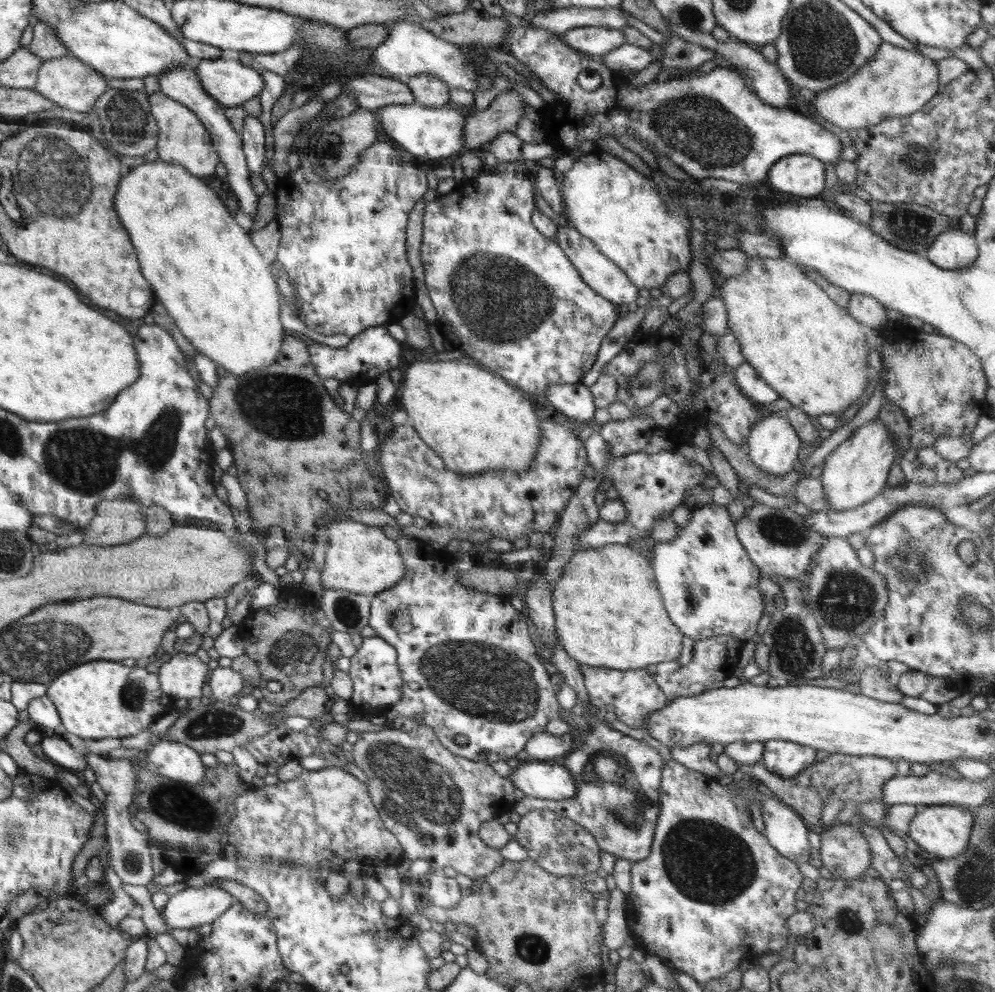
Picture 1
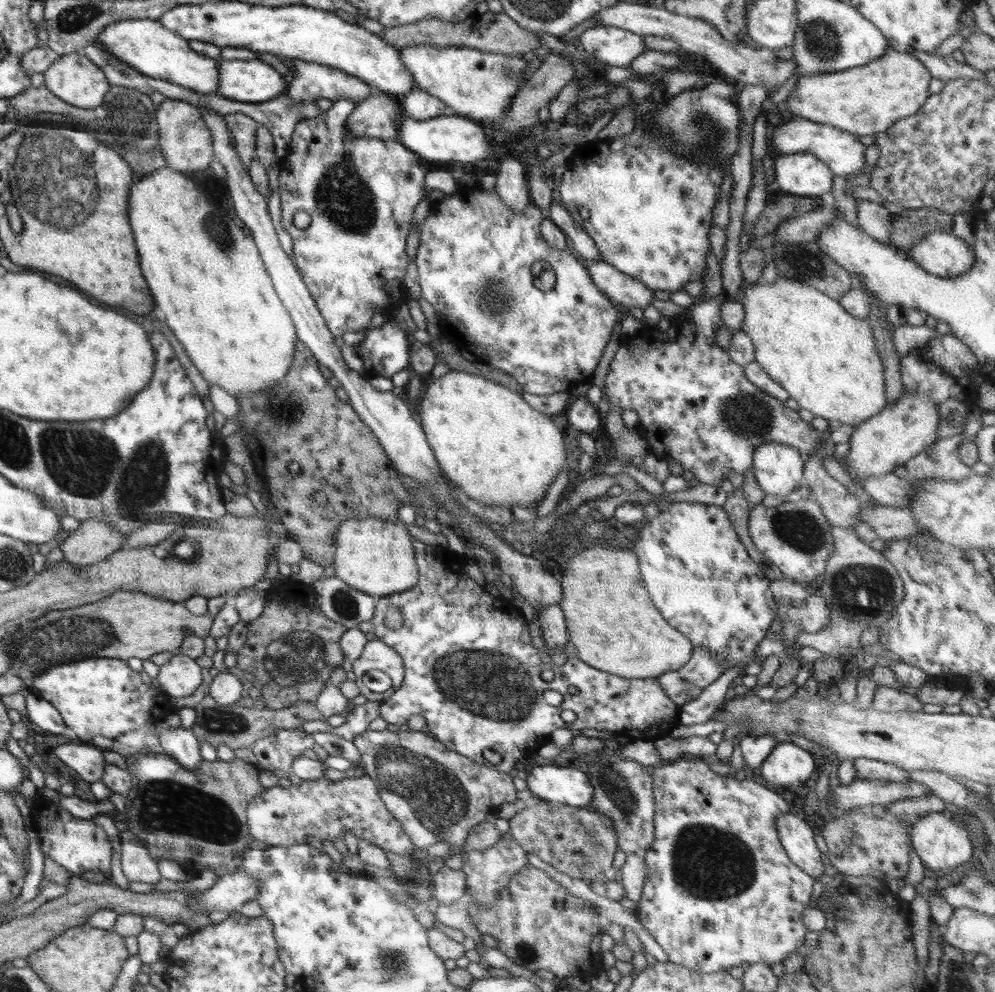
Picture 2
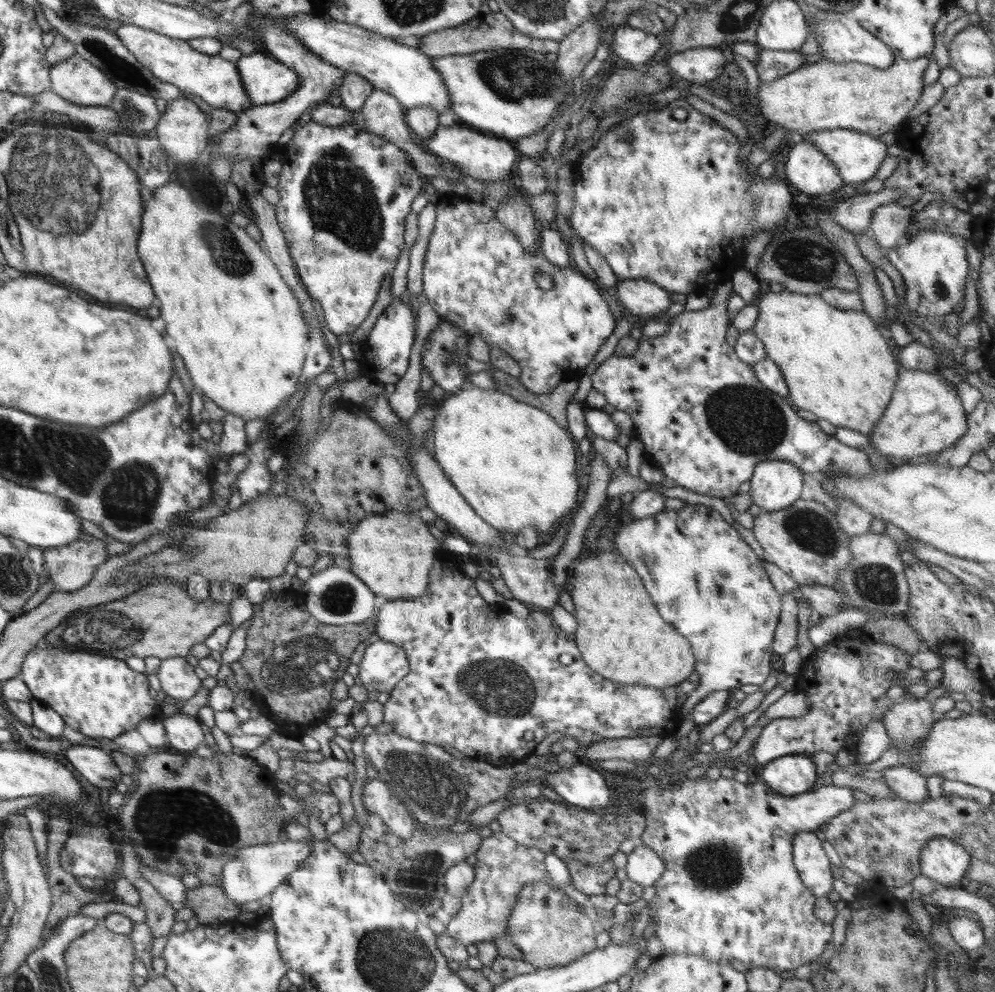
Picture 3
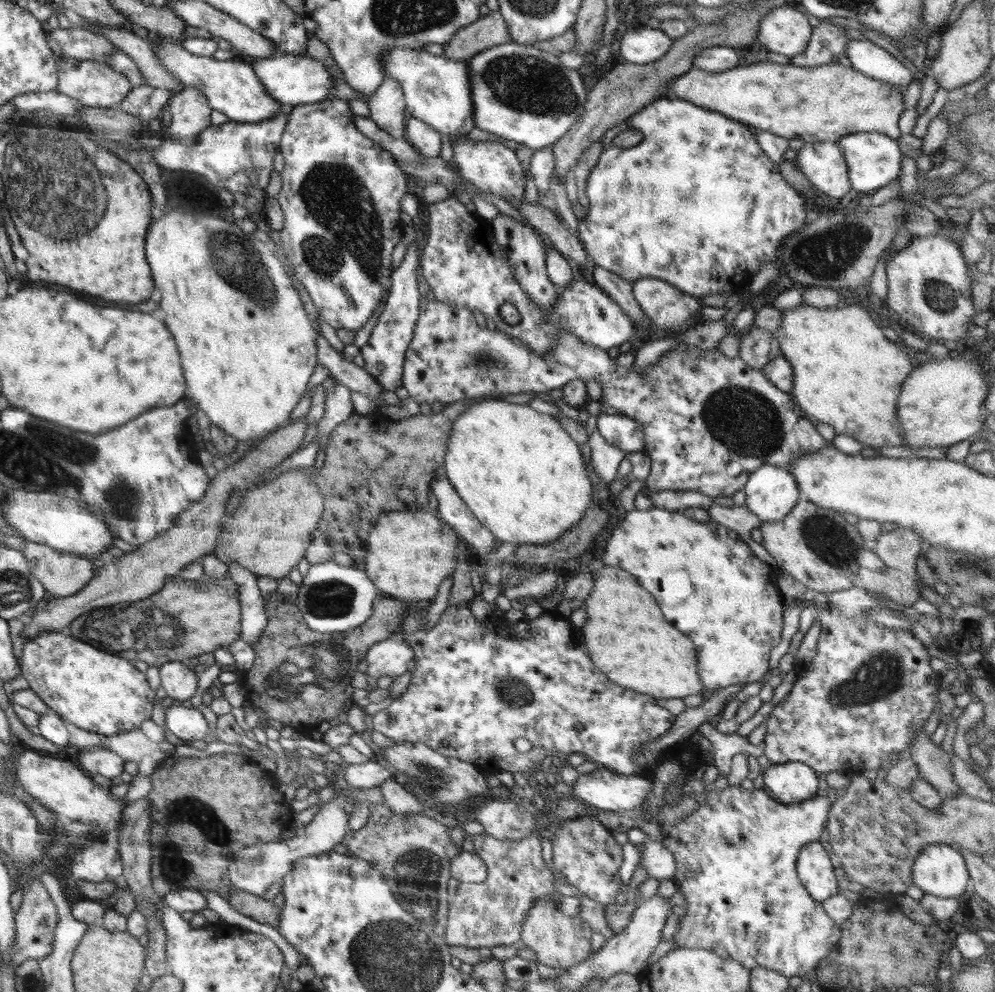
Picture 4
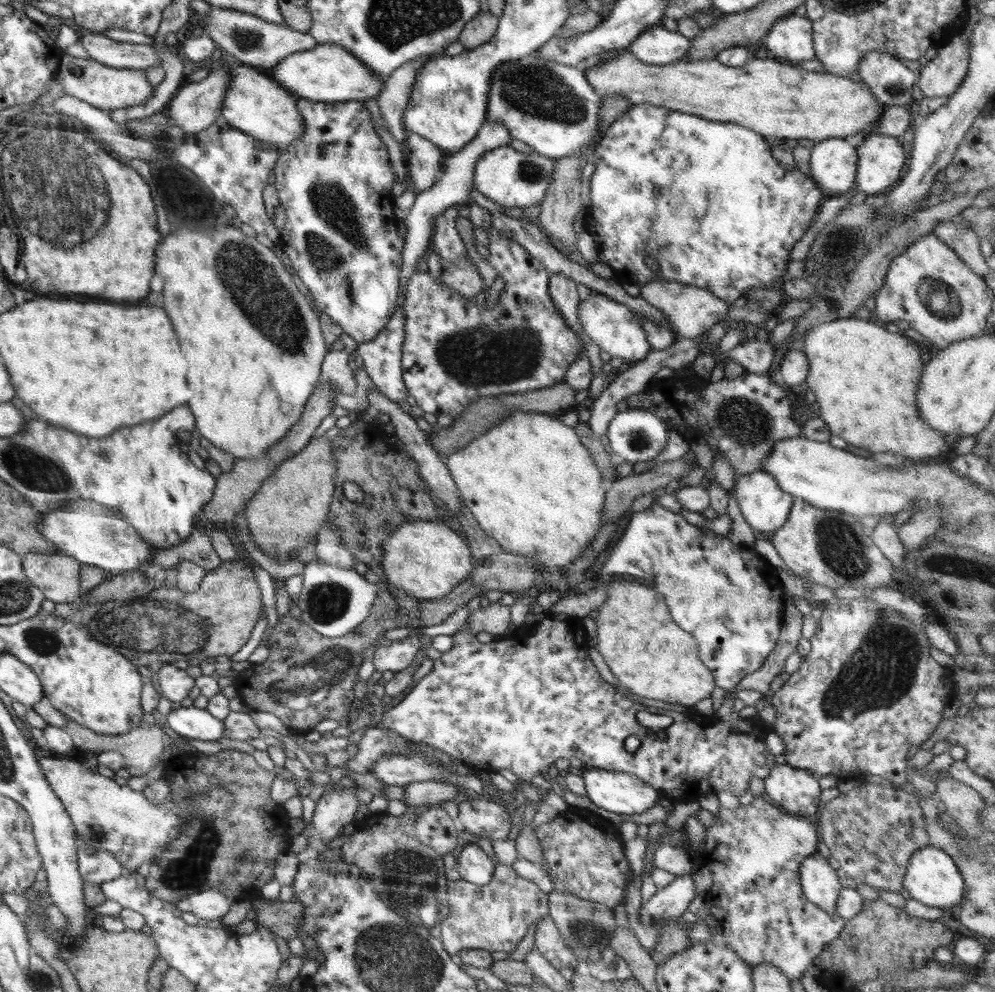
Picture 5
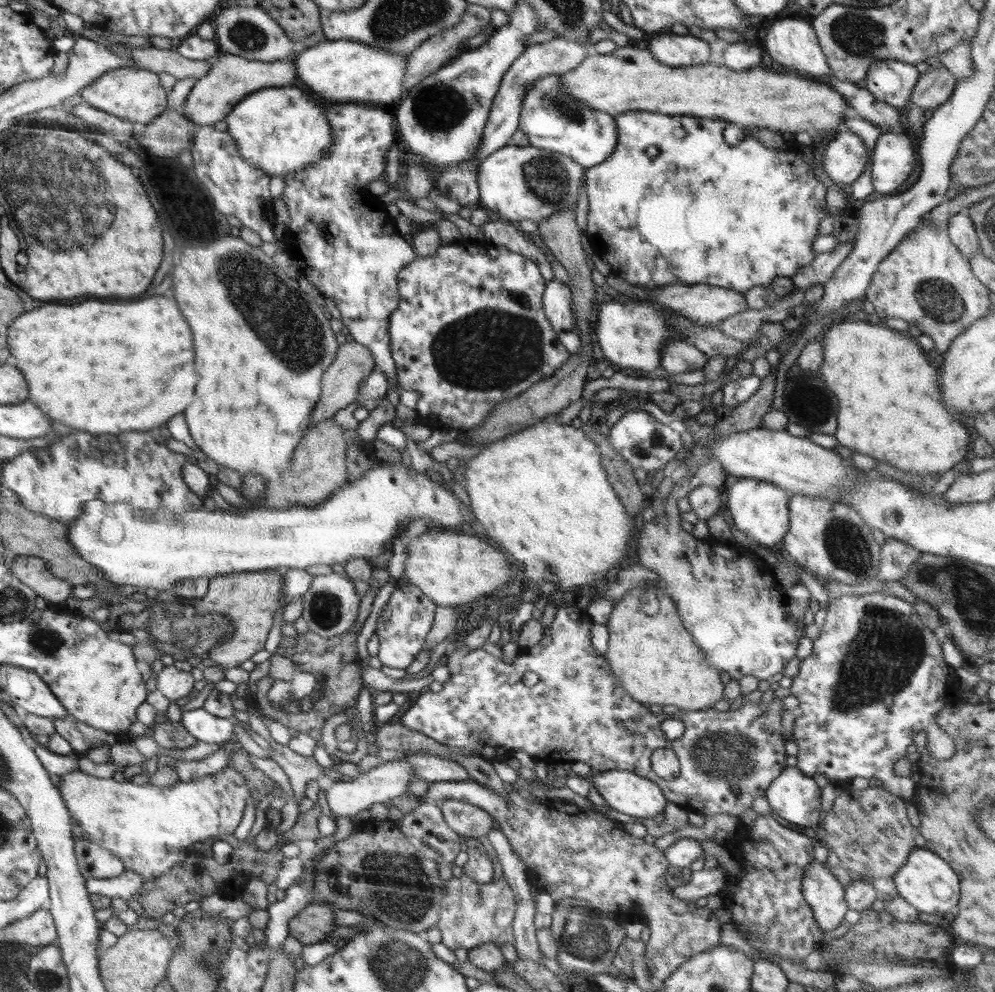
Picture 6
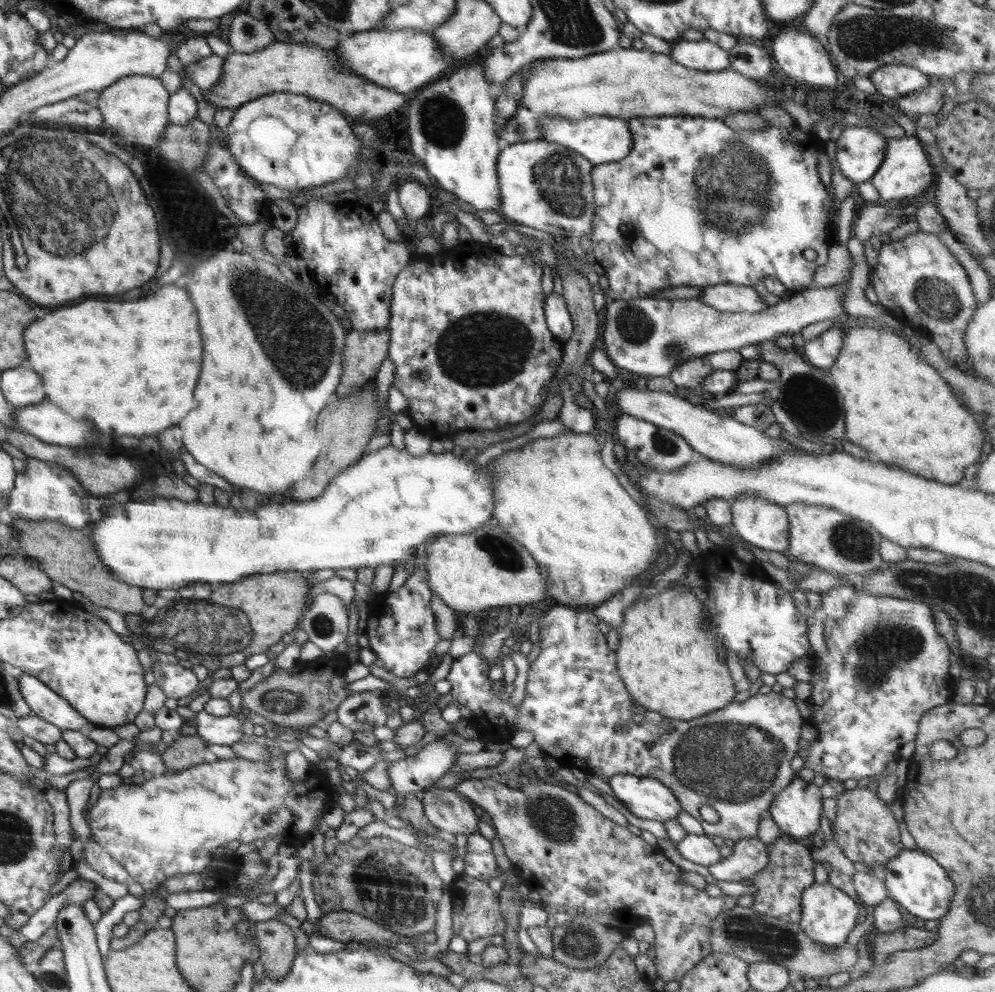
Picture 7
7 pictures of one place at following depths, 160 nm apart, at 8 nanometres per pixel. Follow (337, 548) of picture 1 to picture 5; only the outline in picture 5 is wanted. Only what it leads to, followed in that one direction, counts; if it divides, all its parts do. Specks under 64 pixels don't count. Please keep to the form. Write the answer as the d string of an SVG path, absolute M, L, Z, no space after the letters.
M444 516L442 520L416 519L390 532L383 542L383 557L377 571L382 577L382 585L392 584L418 600L446 597L455 586L475 575L467 542L444 523Z

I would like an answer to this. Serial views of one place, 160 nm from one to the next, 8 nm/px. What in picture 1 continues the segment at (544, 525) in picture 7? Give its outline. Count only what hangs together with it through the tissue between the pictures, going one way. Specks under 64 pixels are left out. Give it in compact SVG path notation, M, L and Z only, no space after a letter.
M421 360L410 365L406 370L406 375L401 378L402 384L402 408L406 410L409 417L409 423L413 425L419 437L425 442L427 447L434 450L434 453L442 460L443 465L456 474L480 474L488 471L512 471L515 473L524 472L531 466L536 464L536 454L538 454L539 443L539 419L534 411L533 402L520 389L514 385L510 385L501 377L497 377L494 373L486 372L480 369L478 365L472 363L467 364L466 360L454 360L452 362L441 362L431 360Z

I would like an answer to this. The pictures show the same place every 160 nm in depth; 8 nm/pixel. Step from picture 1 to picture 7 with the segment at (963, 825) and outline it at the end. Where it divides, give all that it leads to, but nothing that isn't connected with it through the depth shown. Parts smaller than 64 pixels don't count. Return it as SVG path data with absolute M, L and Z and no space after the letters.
M905 848L884 867L888 894L902 908L906 908L908 912L922 920L938 920L948 912L955 888L946 870L943 870L934 858L922 851Z

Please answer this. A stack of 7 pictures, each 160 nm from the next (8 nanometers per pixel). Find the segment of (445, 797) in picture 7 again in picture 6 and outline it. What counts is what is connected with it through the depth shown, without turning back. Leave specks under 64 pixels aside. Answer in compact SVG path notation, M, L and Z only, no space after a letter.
M452 799L436 805L442 810L448 828L452 828L458 835L478 839L496 828L492 816L478 806Z

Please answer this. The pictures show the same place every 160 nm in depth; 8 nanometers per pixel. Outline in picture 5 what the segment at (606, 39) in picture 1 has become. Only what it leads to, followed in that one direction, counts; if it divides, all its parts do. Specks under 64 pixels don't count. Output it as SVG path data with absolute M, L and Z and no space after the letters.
M654 26L640 33L629 46L629 51L642 62L656 65L674 63L689 52L691 39L678 31Z

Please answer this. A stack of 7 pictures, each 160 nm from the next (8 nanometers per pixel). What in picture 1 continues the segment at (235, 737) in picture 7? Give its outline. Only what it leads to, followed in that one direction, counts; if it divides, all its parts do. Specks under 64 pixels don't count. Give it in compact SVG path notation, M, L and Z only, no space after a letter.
M164 740L147 749L145 766L164 778L200 785L205 778L205 766L200 753L176 740Z

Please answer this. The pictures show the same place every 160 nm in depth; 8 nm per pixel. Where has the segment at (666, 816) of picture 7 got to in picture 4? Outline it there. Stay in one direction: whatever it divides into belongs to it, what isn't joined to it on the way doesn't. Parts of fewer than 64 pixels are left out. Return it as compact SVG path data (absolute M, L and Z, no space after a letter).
M598 767L591 773L580 773L571 786L574 794L587 807L623 813L642 806L648 800L653 781L641 775L626 776Z

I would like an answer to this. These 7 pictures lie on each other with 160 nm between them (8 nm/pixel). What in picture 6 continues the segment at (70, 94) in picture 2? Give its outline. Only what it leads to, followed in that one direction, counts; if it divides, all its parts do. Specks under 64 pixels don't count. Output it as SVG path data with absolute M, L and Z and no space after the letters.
M122 67L98 77L92 85L85 86L80 96L83 101L94 108L103 110L116 118L131 120L133 124L140 122L145 126L154 118L158 118L167 106L168 91L159 82L159 76L148 69Z

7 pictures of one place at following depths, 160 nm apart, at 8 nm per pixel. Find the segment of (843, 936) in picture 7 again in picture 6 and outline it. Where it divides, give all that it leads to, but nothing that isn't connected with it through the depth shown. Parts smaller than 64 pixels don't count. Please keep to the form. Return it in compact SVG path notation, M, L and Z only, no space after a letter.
M816 860L810 862L810 866L806 866L801 889L820 926L818 930L831 932L841 926L849 909L845 901L845 888L832 875L828 864L820 864Z

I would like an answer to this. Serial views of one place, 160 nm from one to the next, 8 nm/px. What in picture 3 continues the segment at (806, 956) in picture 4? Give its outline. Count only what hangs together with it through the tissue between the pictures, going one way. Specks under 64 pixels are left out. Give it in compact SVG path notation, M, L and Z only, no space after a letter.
M686 772L679 774L679 784L664 786L660 789L653 783L647 783L644 786L644 805L640 814L646 817L646 830L640 836L640 840L648 848L651 848L656 855L664 861L664 874L656 881L653 886L656 889L656 895L647 902L650 906L650 922L654 922L654 934L662 943L664 955L674 956L676 954L694 954L701 956L708 962L718 962L722 964L730 964L730 960L739 960L747 969L756 967L766 967L775 970L777 973L783 970L795 970L806 962L818 960L826 955L831 949L831 941L833 934L833 926L818 920L813 915L817 896L812 894L806 885L800 880L798 870L793 864L793 849L790 844L794 840L794 836L802 832L820 833L823 826L834 816L850 809L856 799L853 790L845 786L835 786L831 783L813 789L808 793L798 794L791 797L776 794L766 783L740 783L733 778L720 777L718 780L709 779L707 776L701 776L696 780L690 780L686 777Z

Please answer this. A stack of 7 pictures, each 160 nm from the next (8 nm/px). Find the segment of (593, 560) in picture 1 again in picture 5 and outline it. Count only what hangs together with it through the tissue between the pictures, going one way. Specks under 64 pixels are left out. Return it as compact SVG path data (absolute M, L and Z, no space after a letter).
M621 579L609 581L608 598L598 607L596 648L612 674L634 694L692 707L708 698L715 682L700 660L698 641L674 626L667 604L648 585Z

